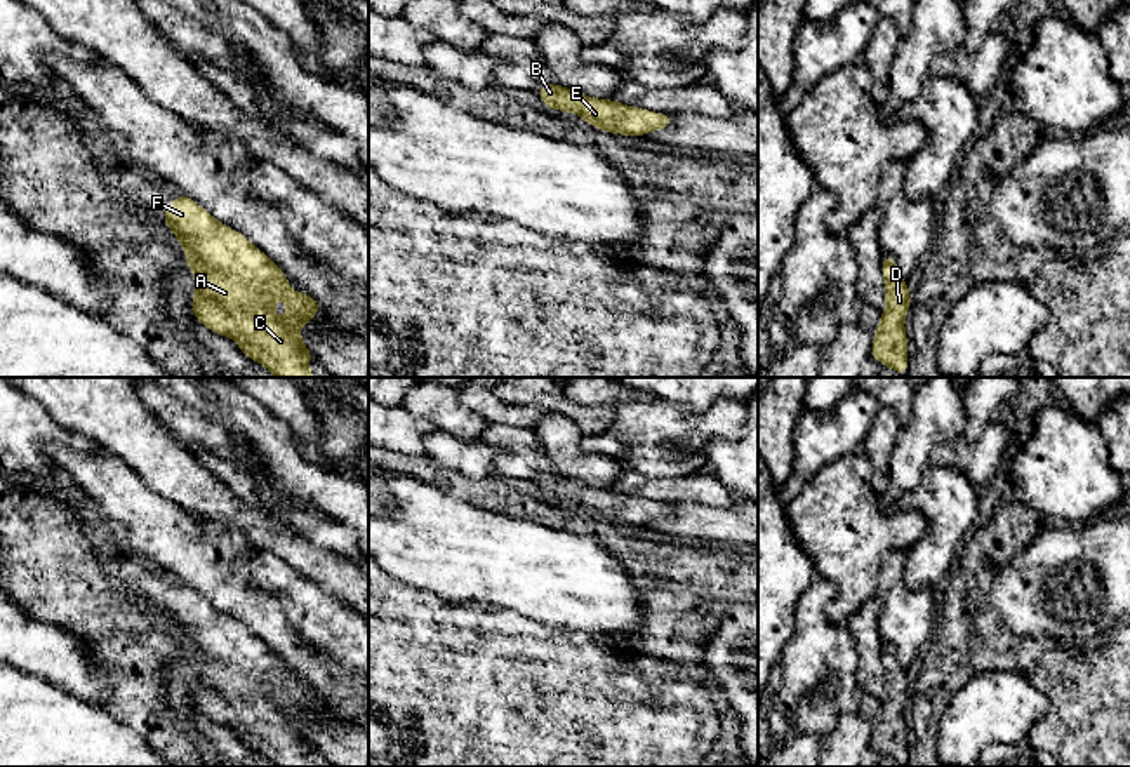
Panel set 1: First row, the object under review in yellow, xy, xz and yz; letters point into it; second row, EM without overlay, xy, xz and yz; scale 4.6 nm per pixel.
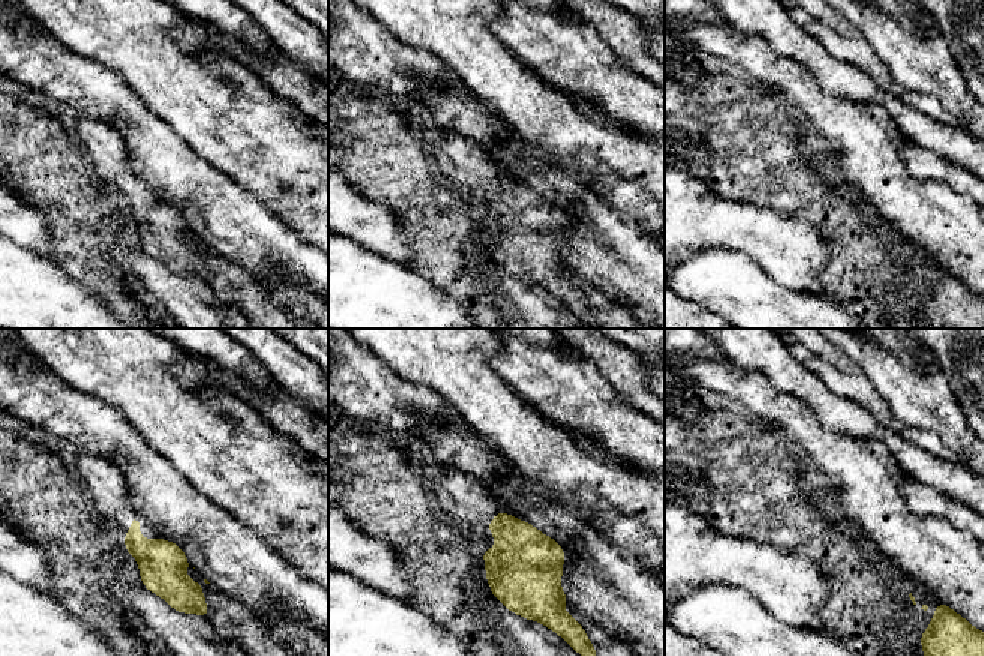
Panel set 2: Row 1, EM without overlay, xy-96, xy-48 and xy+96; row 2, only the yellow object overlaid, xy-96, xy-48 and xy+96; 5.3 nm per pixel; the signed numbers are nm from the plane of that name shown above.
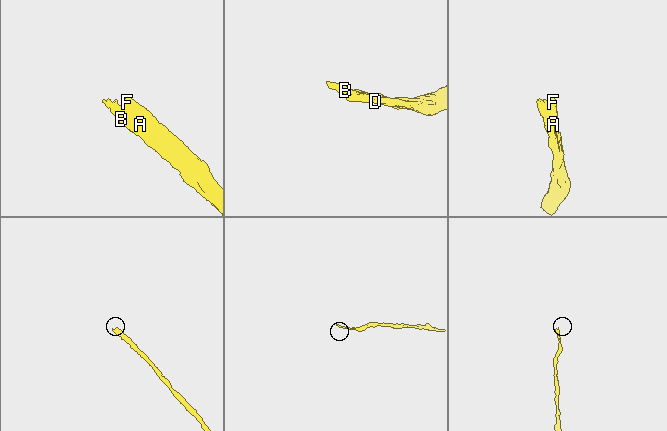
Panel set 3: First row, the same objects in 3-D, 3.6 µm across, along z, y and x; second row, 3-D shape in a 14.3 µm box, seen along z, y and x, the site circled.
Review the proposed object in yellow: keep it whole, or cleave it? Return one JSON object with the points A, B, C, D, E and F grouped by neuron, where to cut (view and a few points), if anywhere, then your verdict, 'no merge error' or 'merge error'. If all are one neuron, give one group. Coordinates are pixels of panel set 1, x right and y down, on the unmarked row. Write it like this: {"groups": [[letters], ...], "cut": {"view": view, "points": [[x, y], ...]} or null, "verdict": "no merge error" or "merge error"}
{"groups": [["A", "B", "C", "D", "E", "F"]], "cut": null, "verdict": "no merge error"}

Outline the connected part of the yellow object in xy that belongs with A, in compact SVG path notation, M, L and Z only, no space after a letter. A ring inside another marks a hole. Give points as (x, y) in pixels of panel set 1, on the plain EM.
M177 584L162 610L177 624L186 642L186 654L195 664L196 680L191 697L196 710L212 722L235 729L245 746L278 767L315 767L308 760L313 743L304 736L299 715L308 715L309 708L323 697L308 684L292 682L283 661L264 642L256 638L247 626L214 609L189 586ZM278 685L285 689L287 710L273 703L273 690Z

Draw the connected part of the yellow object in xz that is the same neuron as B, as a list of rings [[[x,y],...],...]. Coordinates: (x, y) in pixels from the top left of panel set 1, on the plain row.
[[[556,473],[541,475],[537,485],[549,499],[574,501],[586,513],[621,525],[647,525],[673,515],[673,506],[626,496],[612,489],[593,489]]]

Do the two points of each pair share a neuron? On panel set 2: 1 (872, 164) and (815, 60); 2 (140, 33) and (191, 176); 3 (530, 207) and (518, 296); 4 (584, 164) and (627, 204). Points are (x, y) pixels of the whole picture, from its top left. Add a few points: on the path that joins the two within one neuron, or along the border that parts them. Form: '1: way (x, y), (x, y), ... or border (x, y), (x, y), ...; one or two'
1: border (809, 71), (824, 92), (869, 102); two
2: border (150, 111), (203, 158); two
3: border (500, 264), (513, 276), (539, 284), (552, 293); two
4: way (594, 174), (617, 194); one

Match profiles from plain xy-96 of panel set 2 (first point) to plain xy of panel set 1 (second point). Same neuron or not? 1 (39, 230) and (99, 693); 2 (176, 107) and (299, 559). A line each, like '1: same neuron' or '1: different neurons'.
1: same neuron
2: same neuron

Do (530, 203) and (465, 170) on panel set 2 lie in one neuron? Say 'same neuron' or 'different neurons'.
same neuron

